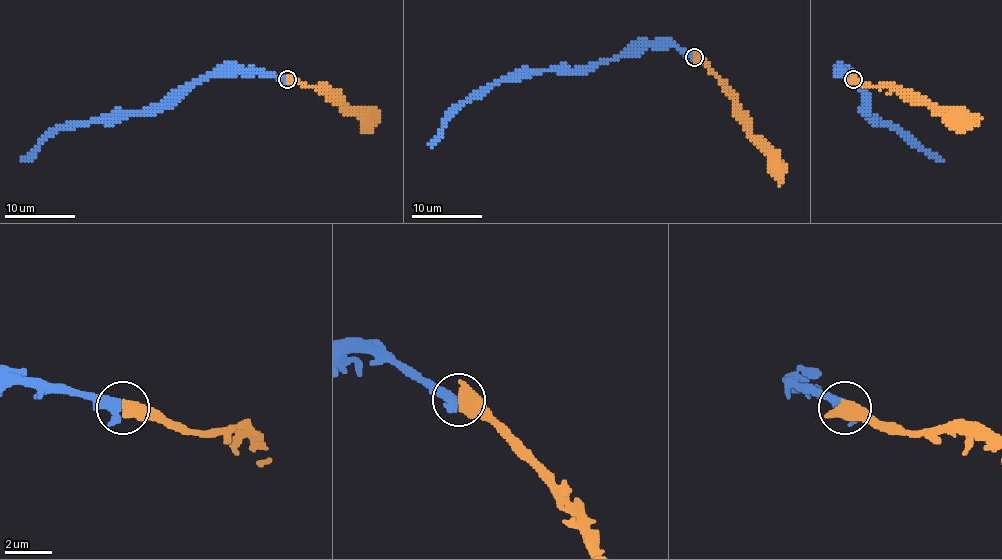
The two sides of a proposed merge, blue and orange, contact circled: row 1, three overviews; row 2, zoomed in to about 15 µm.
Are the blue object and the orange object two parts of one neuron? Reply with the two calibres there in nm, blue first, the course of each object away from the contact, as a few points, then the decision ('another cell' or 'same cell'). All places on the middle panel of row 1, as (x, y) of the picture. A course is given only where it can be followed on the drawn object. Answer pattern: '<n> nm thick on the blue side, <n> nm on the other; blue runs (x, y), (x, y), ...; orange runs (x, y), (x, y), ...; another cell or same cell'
460 nm thick on the blue side, 650 nm on the other; blue runs (694, 57), (668, 43), (639, 43), (571, 71), (511, 74), (487, 85), (464, 102), (431, 146); orange runs (694, 57), (729, 94), (740, 122), (771, 157), (771, 169), (782, 183); same cell

